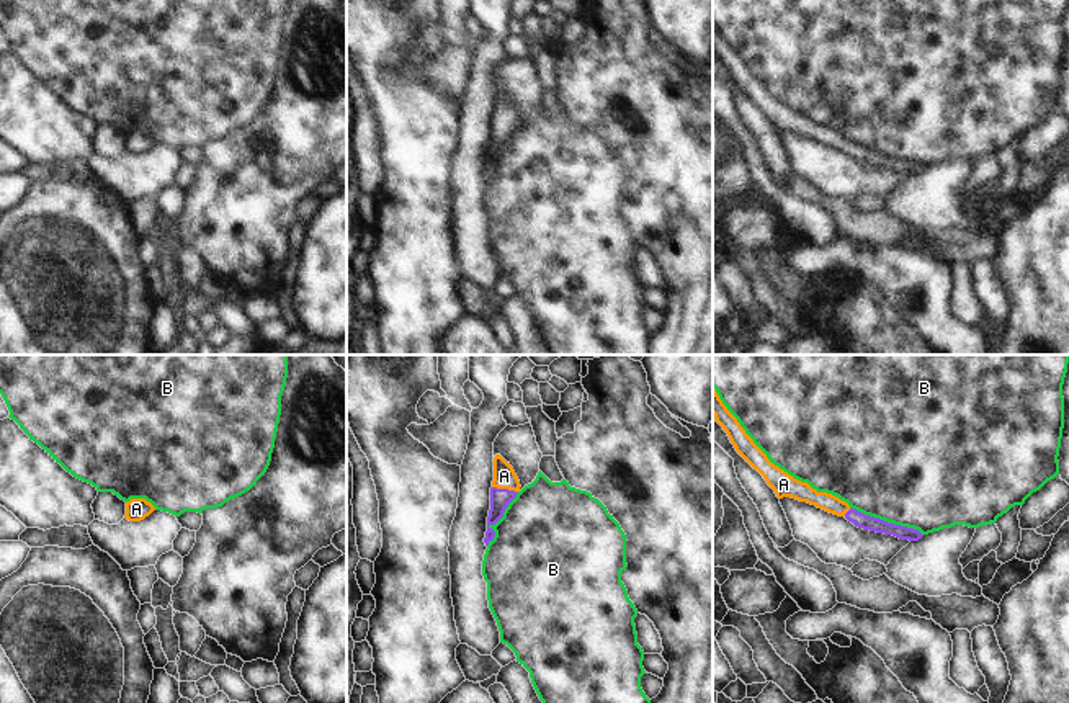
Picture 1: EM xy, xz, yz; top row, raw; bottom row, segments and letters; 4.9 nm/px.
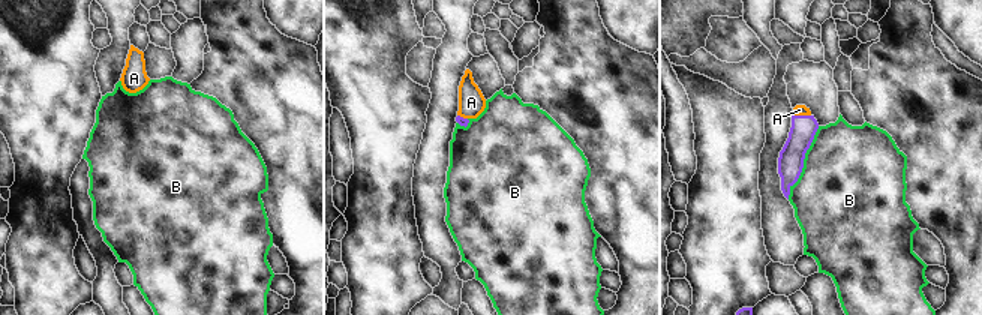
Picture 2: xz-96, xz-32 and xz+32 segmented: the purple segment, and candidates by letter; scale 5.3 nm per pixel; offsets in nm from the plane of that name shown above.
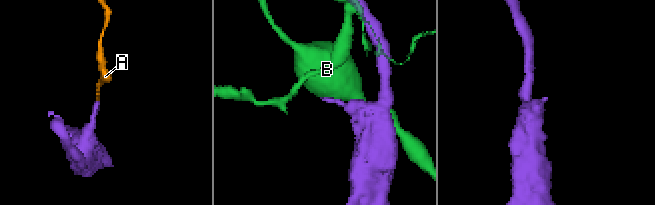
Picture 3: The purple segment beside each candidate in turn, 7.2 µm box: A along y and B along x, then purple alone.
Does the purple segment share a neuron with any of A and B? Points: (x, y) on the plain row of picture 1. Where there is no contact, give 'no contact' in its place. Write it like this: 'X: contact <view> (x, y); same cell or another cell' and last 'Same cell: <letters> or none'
A: contact xz (505, 123); same cell
B: contact yz (886, 156); another cell
Same cell: A

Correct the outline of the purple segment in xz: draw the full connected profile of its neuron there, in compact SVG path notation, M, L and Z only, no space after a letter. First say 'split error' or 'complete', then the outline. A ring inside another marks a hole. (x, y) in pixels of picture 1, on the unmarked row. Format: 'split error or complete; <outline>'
split error; M495 88L494 114L490 121L490 144L487 150L487 165L484 172L485 180L495 170L495 165L490 160L503 150L505 142L517 131L520 121L520 114L510 96L507 96L500 88Z

